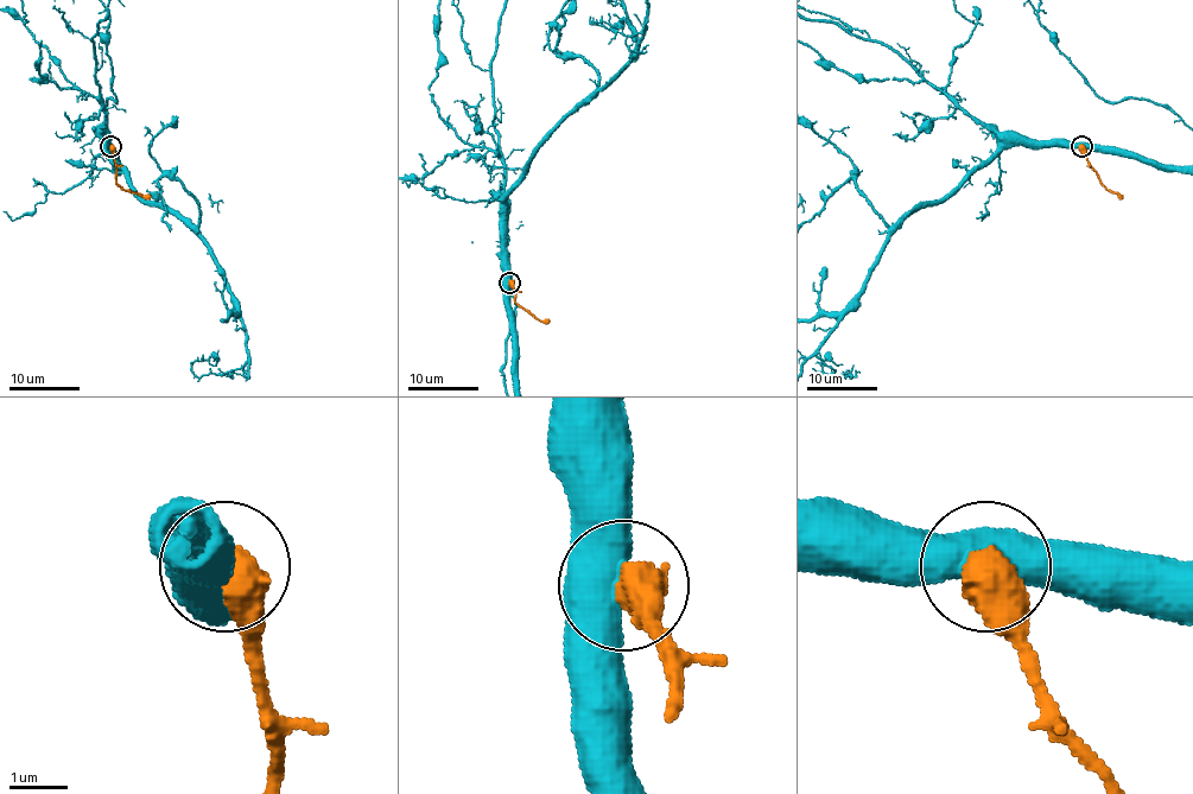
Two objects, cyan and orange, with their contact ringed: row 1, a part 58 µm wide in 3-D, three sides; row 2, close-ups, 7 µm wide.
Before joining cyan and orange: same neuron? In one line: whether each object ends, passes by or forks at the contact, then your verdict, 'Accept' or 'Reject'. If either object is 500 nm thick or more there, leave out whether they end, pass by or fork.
Reject

